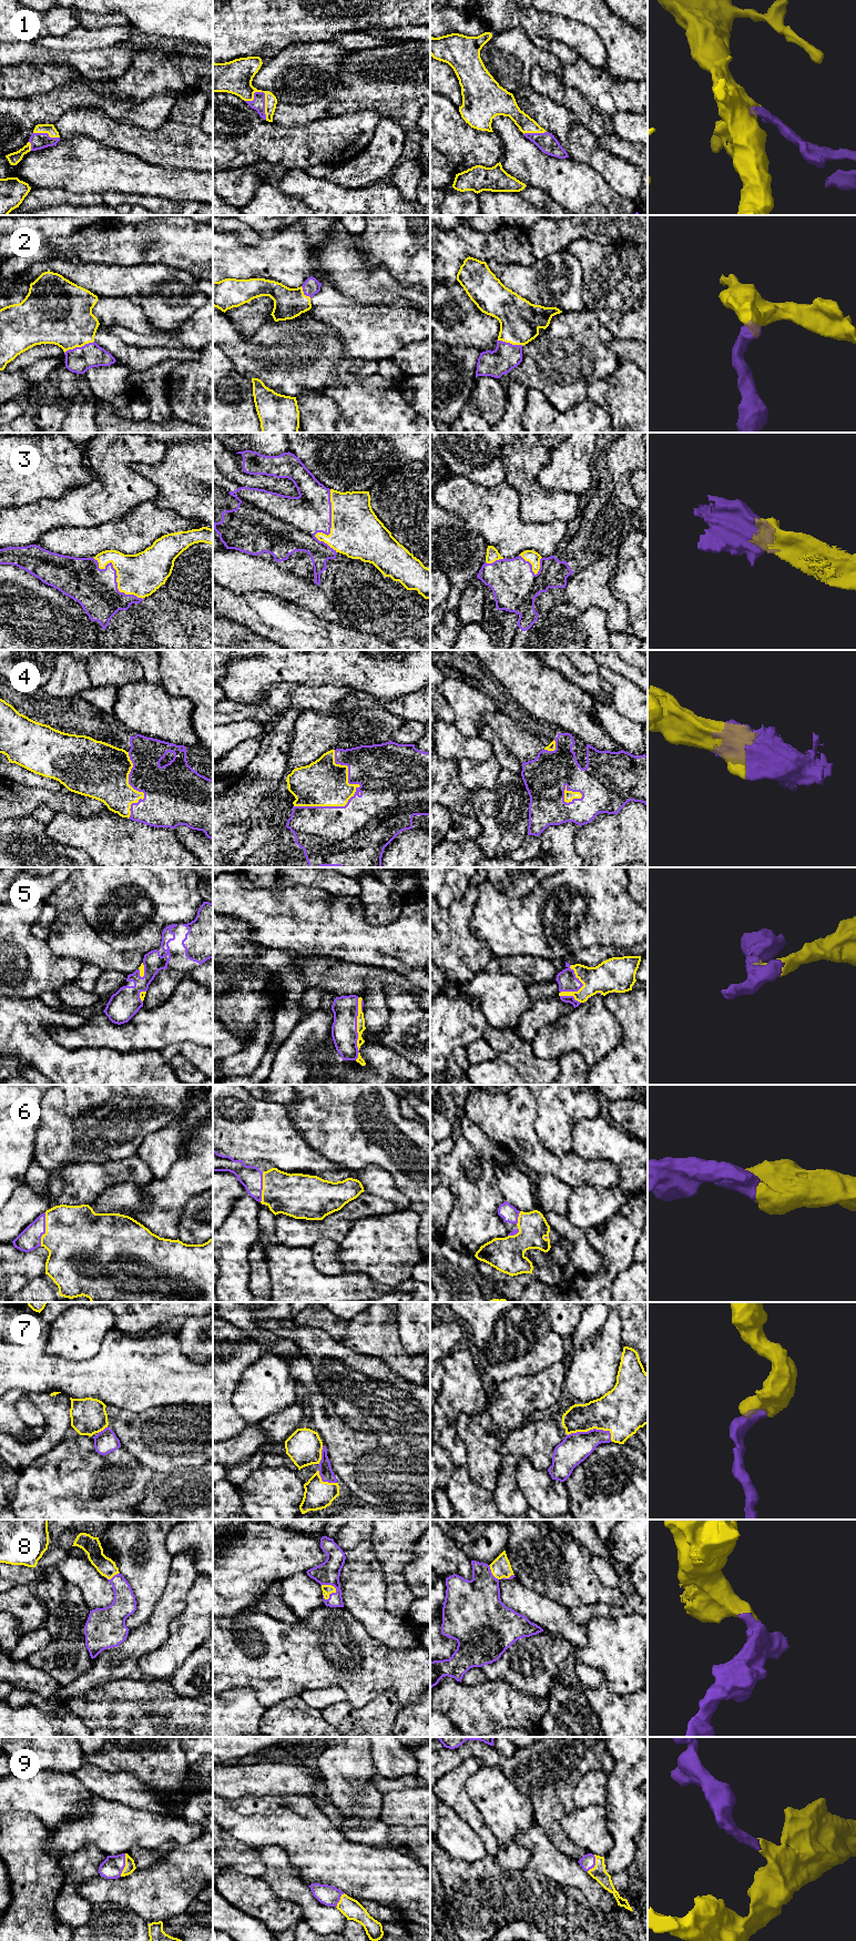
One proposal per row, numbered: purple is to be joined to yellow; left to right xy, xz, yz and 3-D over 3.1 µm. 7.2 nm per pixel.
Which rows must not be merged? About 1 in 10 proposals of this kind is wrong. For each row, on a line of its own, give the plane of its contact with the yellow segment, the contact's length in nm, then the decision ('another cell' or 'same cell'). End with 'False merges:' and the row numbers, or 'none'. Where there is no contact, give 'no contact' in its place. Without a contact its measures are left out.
1: contact in xz; length 220 nm; same cell
2: contact in xy; length 240 nm; same cell
3: contact in xz; length 460 nm; same cell
4: contact in xz; length 500 nm; same cell
5: contact in xz; length 460 nm; same cell
6: contact in xy; length 260 nm; same cell
7: contact in yz; length 320 nm; same cell
8: contact in xz; length 130 nm; same cell
9: contact in xy; length 170 nm; same cell
False merges: none

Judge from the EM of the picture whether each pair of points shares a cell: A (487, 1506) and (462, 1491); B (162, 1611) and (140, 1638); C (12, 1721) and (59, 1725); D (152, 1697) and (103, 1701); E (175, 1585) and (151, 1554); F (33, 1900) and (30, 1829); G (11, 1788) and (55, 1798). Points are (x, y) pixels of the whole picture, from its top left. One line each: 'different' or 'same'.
A: same
B: same
C: same
D: same
E: different
F: same
G: same

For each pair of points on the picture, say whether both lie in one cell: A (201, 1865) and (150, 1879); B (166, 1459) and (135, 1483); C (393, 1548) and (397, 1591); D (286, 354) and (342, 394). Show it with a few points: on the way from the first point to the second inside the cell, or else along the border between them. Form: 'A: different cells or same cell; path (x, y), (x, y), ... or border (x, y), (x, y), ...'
A: same cell; path (189, 1869), (176, 1879), (162, 1879)
B: different cells; border (131, 1454), (155, 1474)
C: same cell; path (393, 1558), (395, 1581)
D: different cells; border (356, 380), (325, 385), (314, 392)

